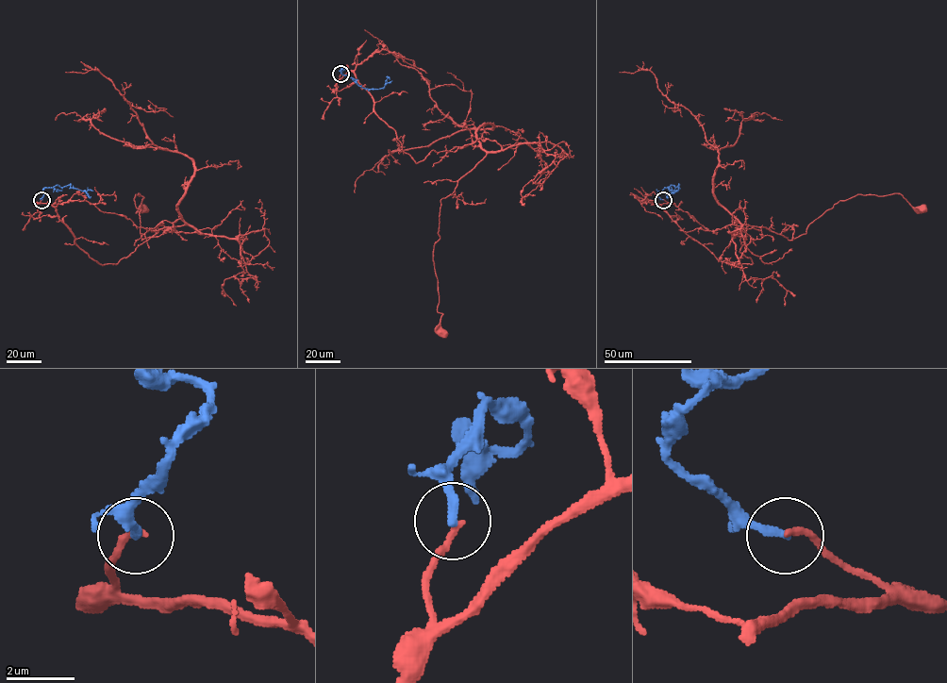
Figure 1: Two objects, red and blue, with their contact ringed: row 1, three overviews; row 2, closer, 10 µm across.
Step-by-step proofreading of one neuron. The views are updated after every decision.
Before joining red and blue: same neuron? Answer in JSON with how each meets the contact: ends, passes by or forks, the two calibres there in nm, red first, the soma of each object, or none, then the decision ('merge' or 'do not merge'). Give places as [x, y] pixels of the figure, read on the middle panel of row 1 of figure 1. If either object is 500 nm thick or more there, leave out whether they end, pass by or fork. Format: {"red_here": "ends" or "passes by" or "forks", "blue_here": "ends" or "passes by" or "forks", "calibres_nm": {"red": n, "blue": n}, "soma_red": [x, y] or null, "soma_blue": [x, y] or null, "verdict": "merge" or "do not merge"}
{"red_here": "ends", "blue_here": "ends", "calibres_nm": {"red": 180, "blue": 240}, "soma_red": [441, 332], "soma_blue": null, "verdict": "do not merge"}

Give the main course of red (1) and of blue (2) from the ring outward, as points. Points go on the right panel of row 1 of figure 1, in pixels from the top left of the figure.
1: (663, 199), (739, 265), (753, 261), (728, 231), (742, 224), (789, 241), (858, 194), (922, 208)
2: (663, 199), (656, 195), (671, 185), (678, 185), (677, 191), (669, 196)

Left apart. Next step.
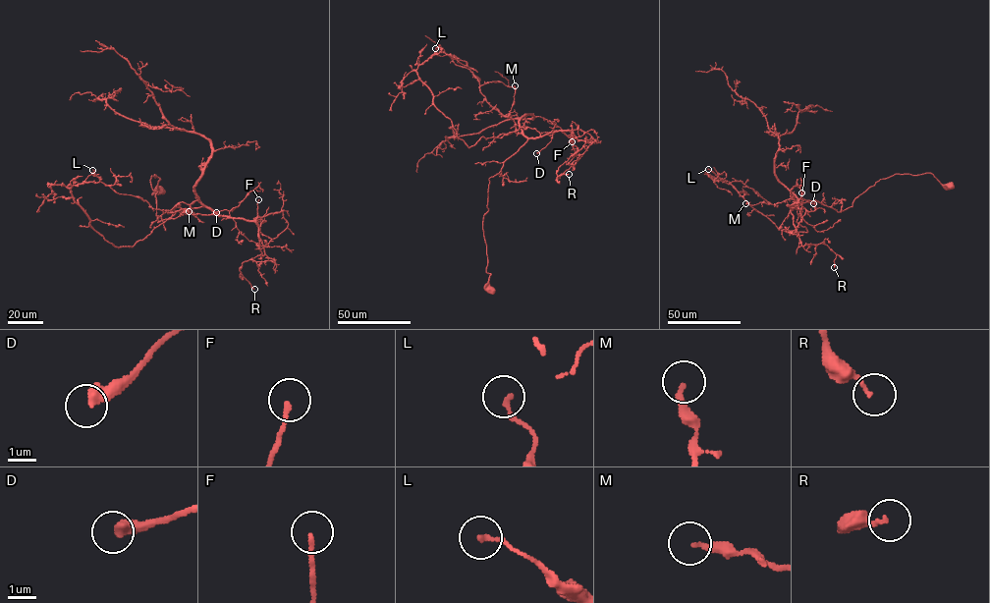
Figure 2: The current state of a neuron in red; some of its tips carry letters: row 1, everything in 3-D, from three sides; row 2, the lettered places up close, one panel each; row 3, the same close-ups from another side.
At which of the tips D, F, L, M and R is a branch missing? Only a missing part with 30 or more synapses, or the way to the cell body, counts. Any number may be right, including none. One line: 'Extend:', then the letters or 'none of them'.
Extend: none of them

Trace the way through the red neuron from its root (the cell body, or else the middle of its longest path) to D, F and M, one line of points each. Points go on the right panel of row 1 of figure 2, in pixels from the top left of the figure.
D: (950, 186), (931, 173), (896, 174), (880, 179), (840, 212), (803, 199), (795, 207), (796, 200), (813, 203)
F: (950, 186), (931, 173), (896, 174), (880, 179), (840, 212), (798, 199), (790, 212), (796, 227), (801, 192)
M: (950, 186), (931, 173), (896, 174), (880, 179), (840, 212), (794, 193), (775, 204), (745, 203)

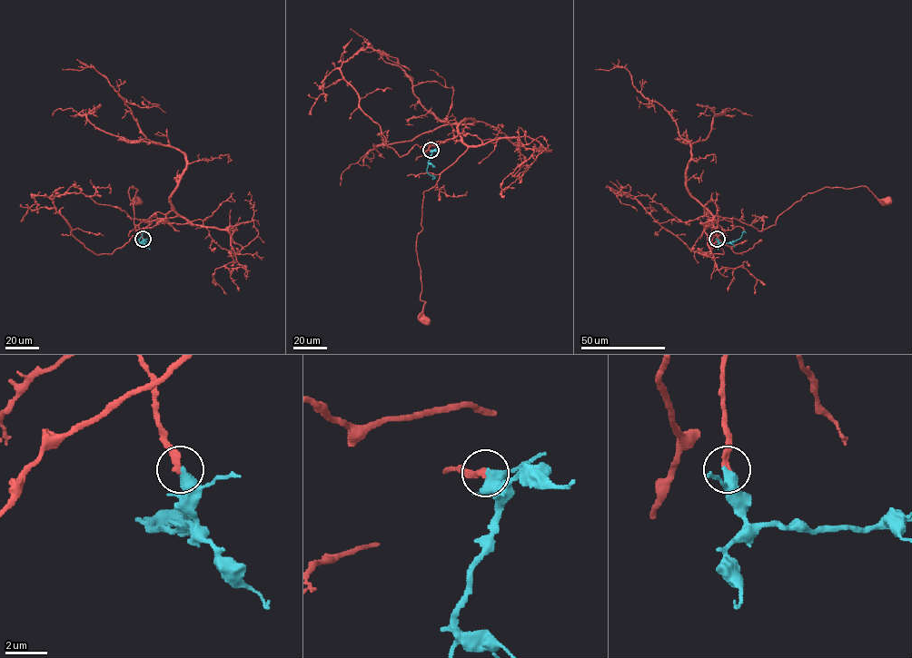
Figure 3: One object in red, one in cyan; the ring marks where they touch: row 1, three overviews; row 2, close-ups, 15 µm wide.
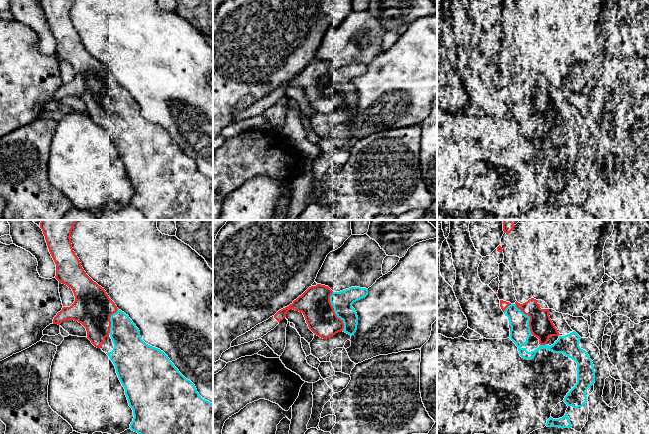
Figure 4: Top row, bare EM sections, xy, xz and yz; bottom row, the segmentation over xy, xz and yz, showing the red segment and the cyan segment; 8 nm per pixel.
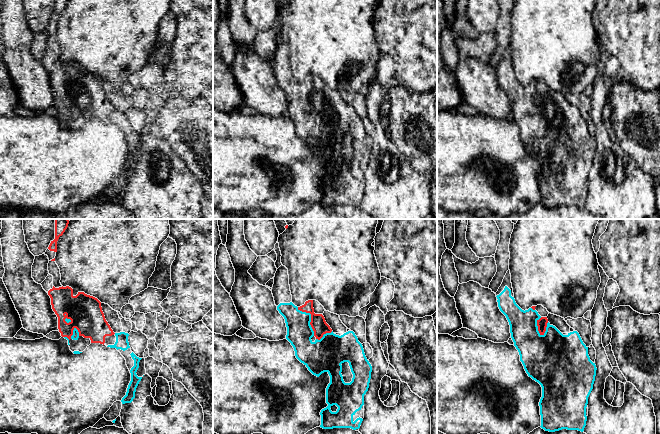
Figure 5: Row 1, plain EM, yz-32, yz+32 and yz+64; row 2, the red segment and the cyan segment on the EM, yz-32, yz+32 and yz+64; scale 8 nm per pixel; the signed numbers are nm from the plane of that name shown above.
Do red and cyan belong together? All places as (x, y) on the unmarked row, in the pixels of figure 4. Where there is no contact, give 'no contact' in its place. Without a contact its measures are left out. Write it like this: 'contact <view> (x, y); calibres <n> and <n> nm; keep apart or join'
contact xz (333, 87); calibres 240 and 170 nm; join

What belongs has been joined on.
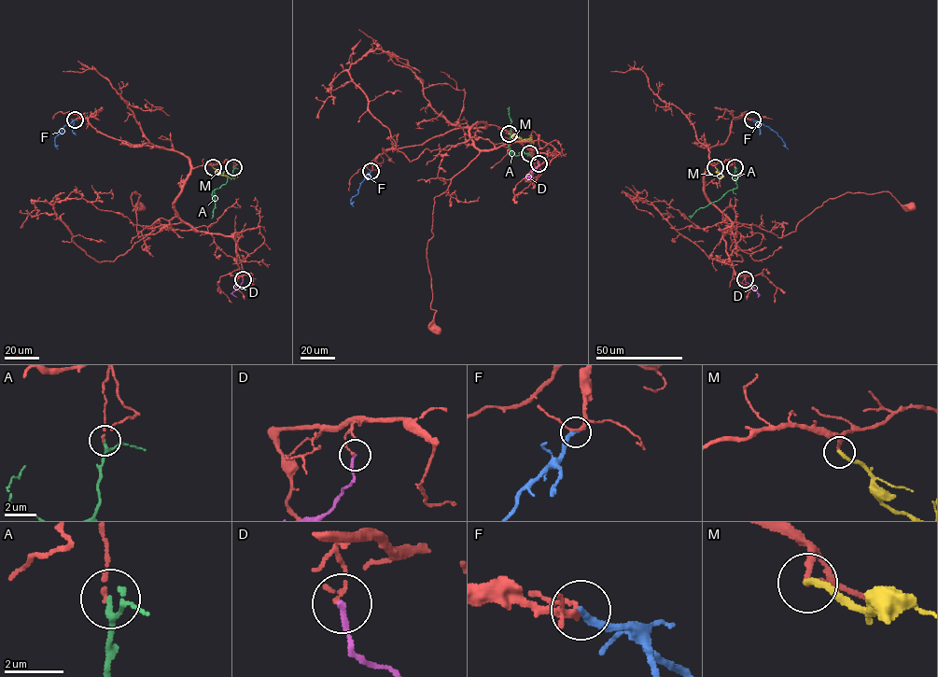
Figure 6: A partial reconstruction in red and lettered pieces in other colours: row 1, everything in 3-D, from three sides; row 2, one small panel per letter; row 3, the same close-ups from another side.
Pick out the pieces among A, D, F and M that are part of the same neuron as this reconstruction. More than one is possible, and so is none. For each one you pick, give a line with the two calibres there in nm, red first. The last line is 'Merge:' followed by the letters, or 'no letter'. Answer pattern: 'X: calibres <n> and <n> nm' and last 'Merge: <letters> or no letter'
M: calibres 180 and 240 nm
Merge: M

